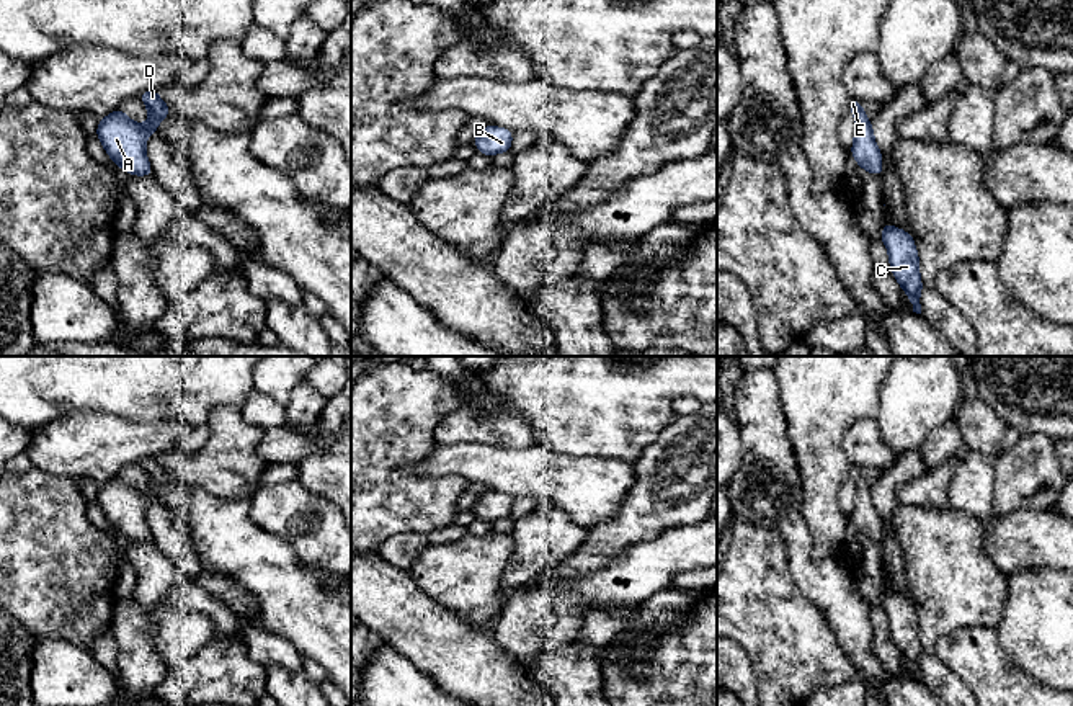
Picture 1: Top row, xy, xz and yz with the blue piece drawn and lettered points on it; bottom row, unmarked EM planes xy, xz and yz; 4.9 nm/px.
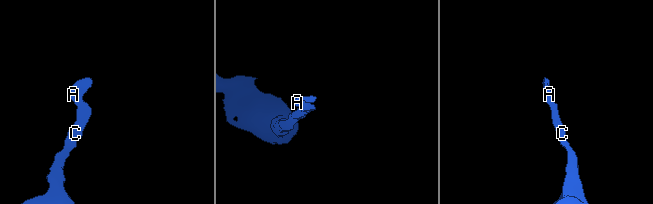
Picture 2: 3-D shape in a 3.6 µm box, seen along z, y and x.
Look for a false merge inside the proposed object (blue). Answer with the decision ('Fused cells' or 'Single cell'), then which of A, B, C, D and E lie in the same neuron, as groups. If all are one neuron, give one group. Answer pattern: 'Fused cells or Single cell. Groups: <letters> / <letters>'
Single cell. Groups: A B C D E

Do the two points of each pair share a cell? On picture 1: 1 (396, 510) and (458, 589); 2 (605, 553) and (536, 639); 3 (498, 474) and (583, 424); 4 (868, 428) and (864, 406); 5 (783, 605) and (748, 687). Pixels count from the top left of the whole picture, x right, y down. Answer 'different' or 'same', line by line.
1: different
2: same
3: different
4: different
5: different

